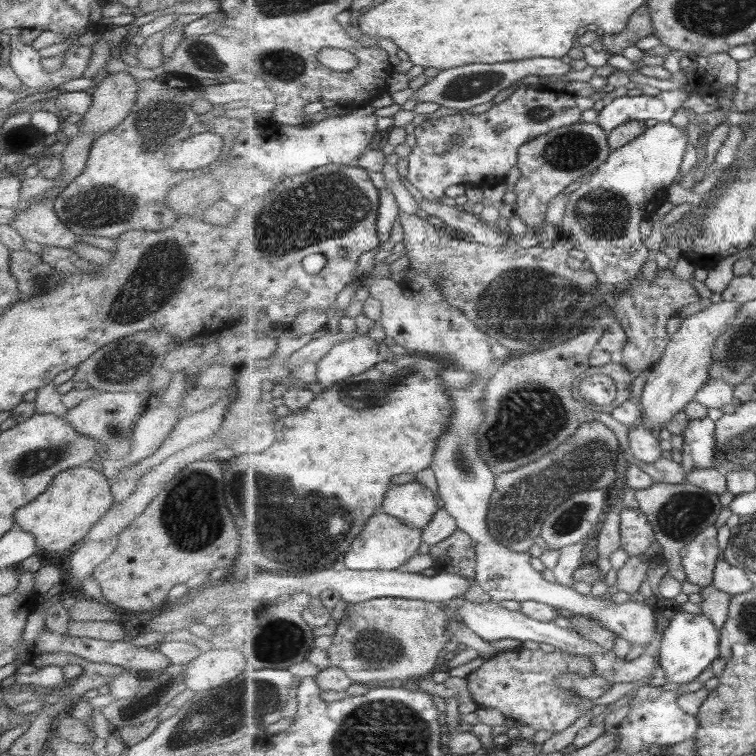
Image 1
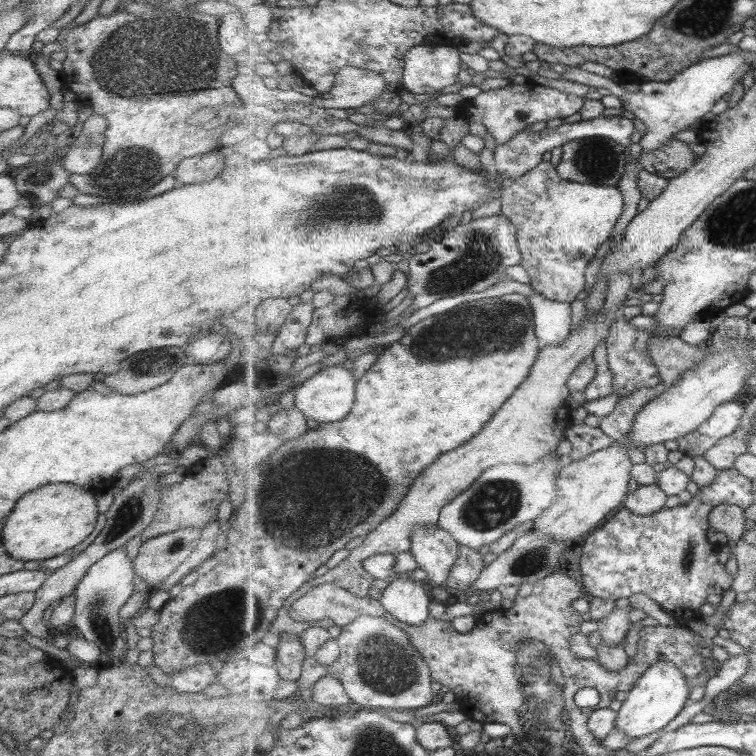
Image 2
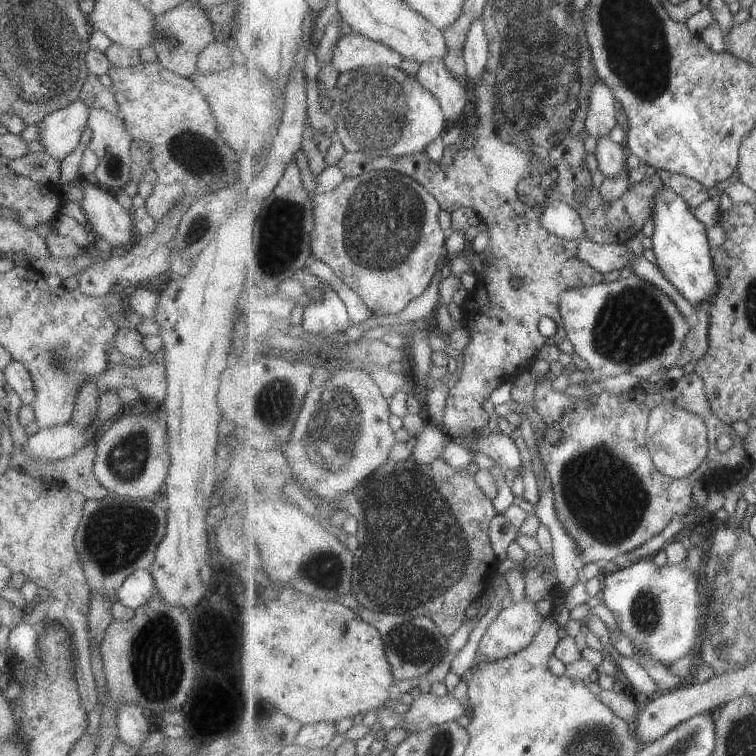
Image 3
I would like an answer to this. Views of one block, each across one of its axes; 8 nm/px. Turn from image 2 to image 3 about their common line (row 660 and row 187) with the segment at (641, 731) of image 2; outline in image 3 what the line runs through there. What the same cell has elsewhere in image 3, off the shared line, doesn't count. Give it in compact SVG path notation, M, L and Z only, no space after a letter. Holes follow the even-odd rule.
M663 187L656 192L653 204L654 235L651 237L652 250L658 260L658 266L681 294L693 303L707 300L712 303L720 289L719 275L716 273L714 258L711 258L711 246L707 238L707 226L697 220L694 210L675 190Z

